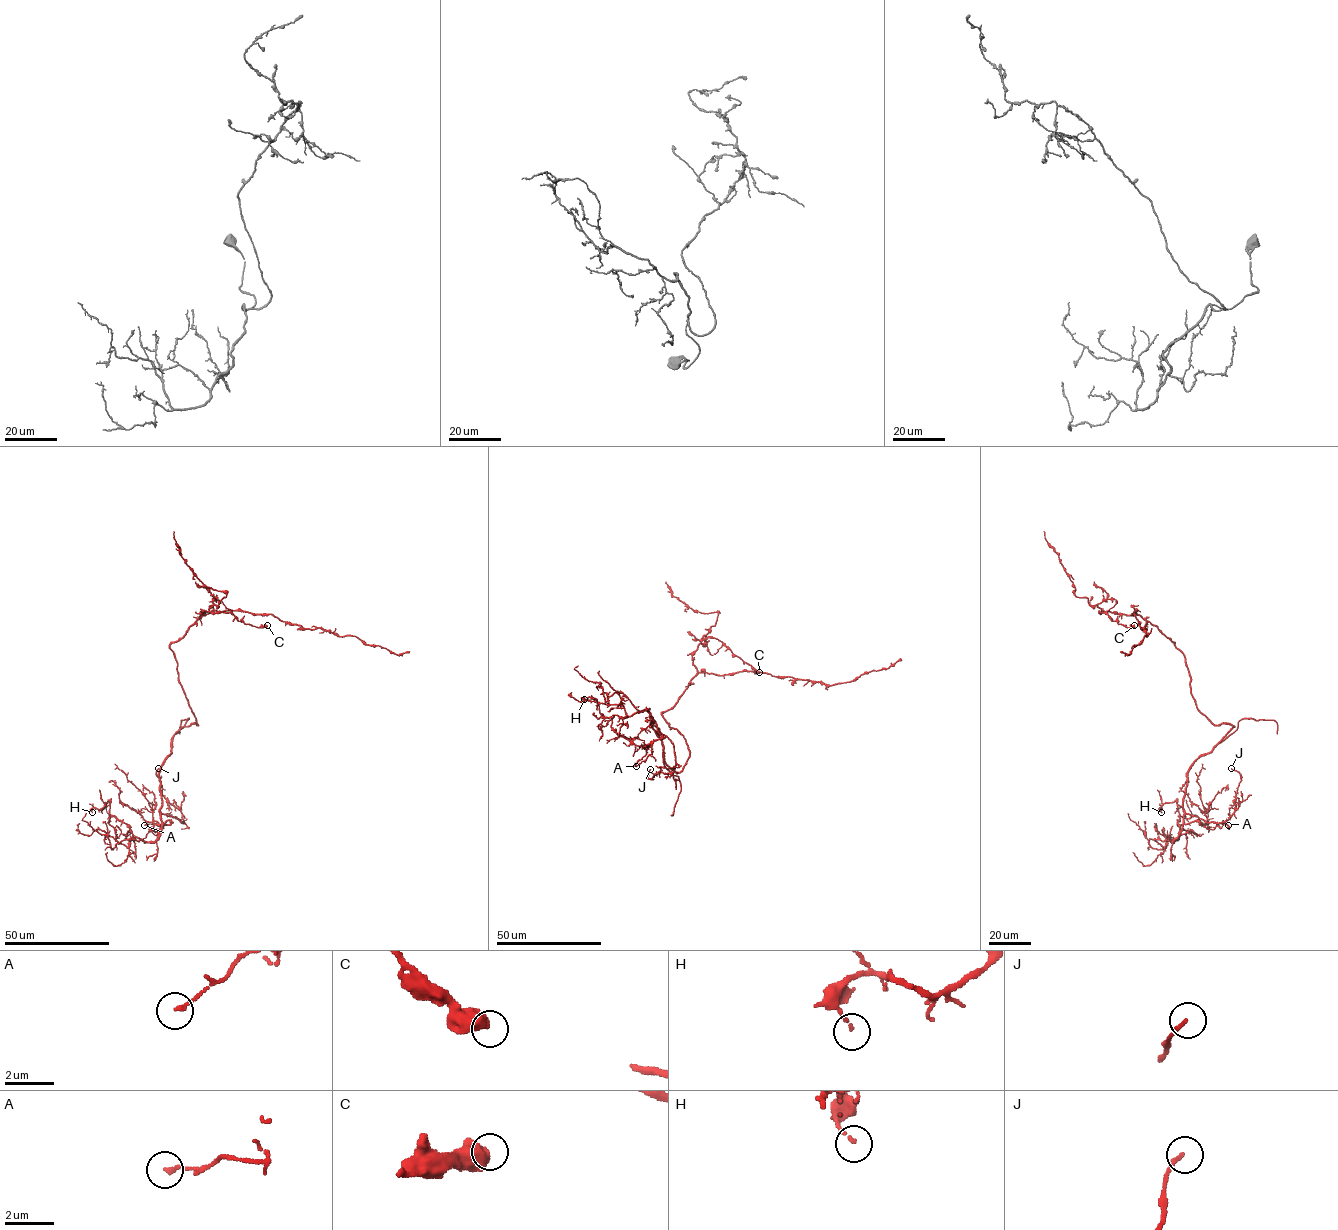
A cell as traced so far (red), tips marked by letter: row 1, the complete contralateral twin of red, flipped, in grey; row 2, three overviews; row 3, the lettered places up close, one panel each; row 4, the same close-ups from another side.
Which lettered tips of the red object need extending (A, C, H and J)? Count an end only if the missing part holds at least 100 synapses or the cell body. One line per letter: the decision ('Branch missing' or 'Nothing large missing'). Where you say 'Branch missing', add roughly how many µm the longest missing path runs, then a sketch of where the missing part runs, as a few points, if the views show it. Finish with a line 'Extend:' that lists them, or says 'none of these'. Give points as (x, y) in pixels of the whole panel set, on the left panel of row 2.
A: Nothing large missing
C: Nothing large missing
H: Nothing large missing
J: Nothing large missing
Extend: none of these

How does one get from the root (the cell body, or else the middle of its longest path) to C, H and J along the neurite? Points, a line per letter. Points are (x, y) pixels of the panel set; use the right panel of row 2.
C: (1191, 691), (1184, 655), (1156, 626), (1139, 615), (1099, 612), (1105, 612), (1112, 621), (1126, 627), (1134, 625)
H: (1191, 691), (1213, 723), (1234, 727), (1189, 770), (1173, 841), (1177, 802), (1161, 812)
J: (1191, 691), (1213, 723), (1234, 727), (1191, 767), (1184, 811), (1225, 821), (1240, 780), (1231, 768)

